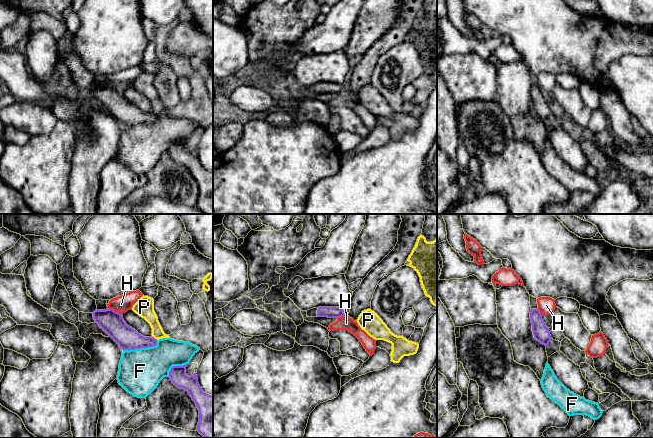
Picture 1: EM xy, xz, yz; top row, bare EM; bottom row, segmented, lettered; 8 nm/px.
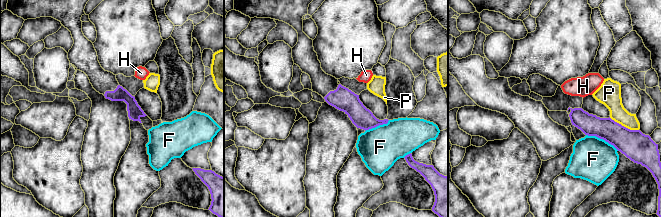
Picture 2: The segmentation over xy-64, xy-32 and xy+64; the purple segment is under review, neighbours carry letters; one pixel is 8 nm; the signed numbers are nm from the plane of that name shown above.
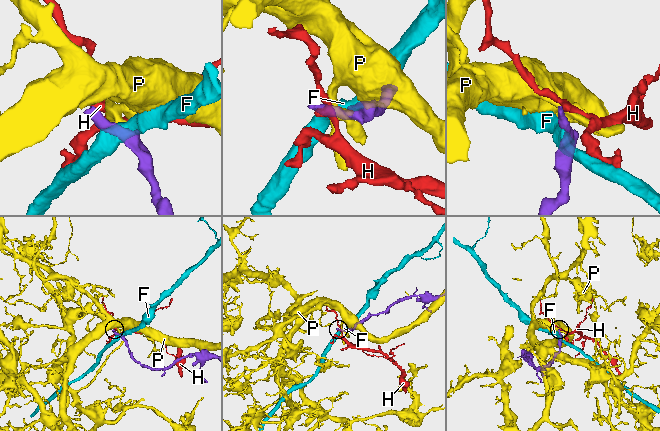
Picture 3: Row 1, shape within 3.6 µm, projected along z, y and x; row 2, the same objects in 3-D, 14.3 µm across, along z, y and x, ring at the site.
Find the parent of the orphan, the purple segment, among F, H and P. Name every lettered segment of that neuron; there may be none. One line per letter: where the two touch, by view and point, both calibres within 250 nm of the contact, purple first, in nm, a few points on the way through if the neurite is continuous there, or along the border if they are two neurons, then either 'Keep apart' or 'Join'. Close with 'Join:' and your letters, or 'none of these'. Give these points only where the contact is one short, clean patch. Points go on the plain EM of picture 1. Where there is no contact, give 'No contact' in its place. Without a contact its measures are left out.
F: Touches purple at xy (141, 123). Thickness 180 nm (purple) against 360 nm. Keep apart
H: Touches purple at xy (115, 87). Thickness 190 nm (purple) against 140 nm. Boundary: xy (108, 83), (121, 90). Keep apart
P: Touches purple at xy (153, 113). Thickness 180 nm (purple) against 150 nm. Boundary: xy (151, 112), (157, 115). Keep apart
Join: none of these

